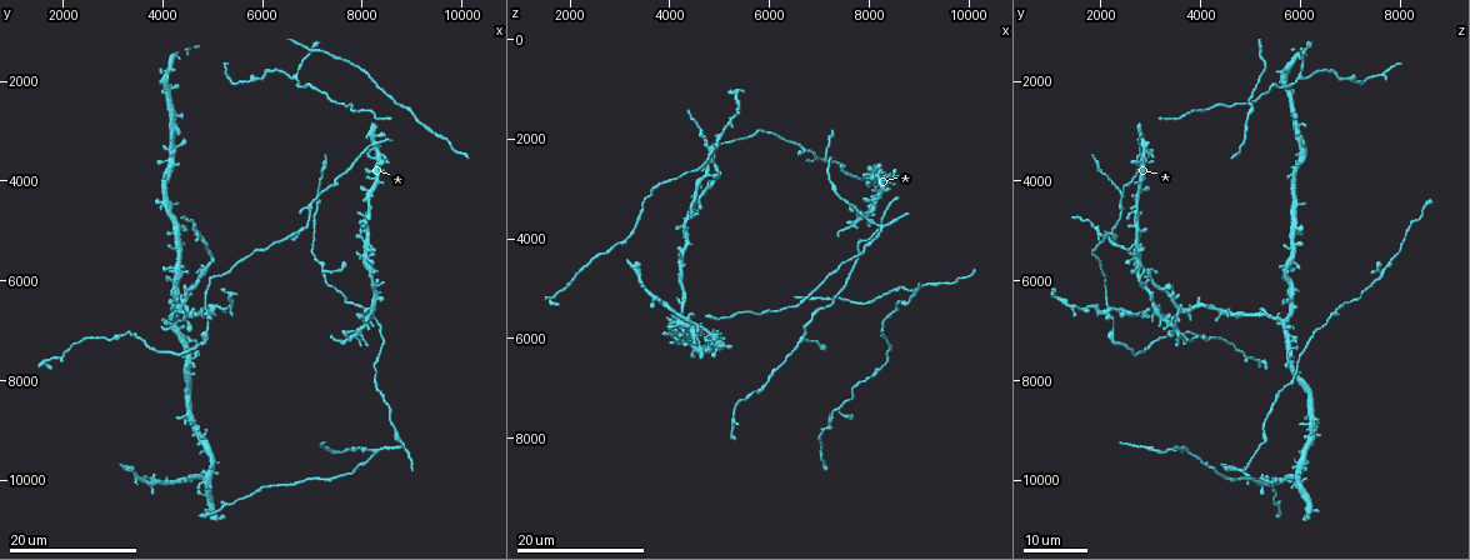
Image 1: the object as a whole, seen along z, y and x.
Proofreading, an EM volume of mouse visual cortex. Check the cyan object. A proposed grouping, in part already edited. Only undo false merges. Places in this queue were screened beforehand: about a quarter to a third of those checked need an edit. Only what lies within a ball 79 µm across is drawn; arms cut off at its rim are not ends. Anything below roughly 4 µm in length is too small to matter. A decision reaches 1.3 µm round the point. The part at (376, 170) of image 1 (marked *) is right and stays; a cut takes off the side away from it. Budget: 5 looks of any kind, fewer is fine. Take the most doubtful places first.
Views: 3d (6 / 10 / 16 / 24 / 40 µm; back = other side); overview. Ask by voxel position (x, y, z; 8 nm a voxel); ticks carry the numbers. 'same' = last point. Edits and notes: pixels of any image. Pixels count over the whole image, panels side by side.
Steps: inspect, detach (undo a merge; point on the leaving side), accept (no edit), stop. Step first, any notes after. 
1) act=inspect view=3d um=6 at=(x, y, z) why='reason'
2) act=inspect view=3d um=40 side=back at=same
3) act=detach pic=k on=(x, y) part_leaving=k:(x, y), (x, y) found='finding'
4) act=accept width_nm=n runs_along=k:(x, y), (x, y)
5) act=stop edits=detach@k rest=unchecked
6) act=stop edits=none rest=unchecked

act=inspect view=3d um=24 at=(7100, 4200, 2400)

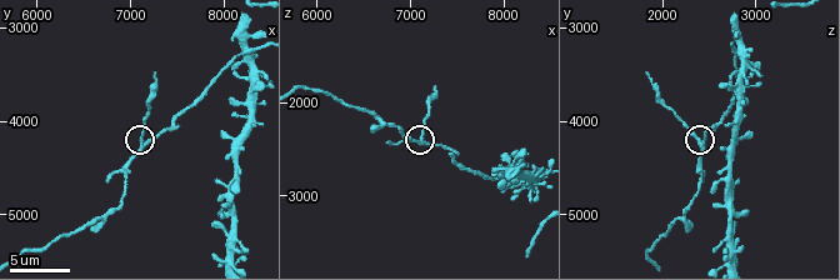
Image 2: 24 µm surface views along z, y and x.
act=inspect view=3d um=10 at=(7150, 4250, 2400)

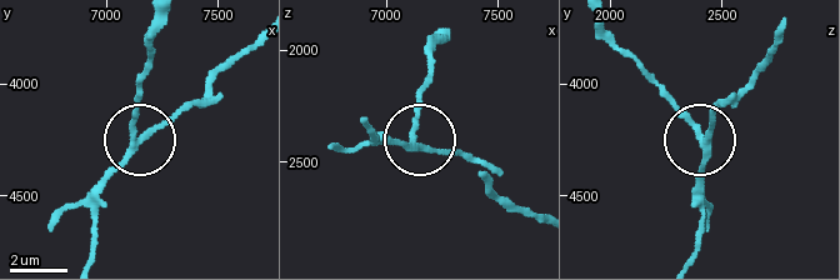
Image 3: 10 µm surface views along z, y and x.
act=detach pic=3 on=(134, 110) part_leaving=3:(129, 141), (155, 23) found='two neurons meet here'

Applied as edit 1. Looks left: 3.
act=inspect view=overview

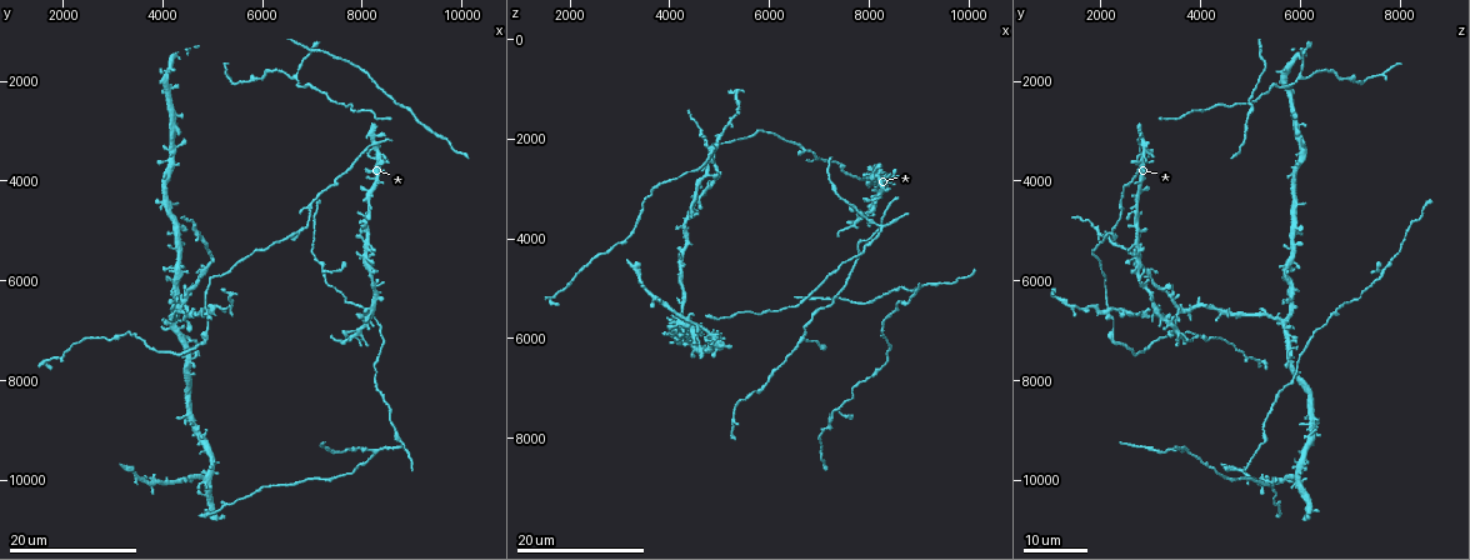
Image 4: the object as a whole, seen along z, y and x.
act=inspect view=3d um=24 at=(7250, 5800, 7650) why='three-way junction'

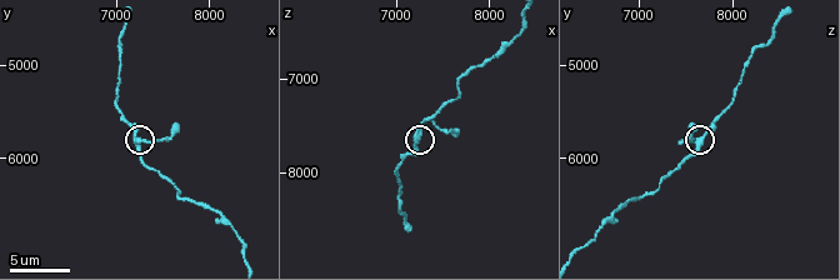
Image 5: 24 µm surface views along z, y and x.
act=inspect view=3d um=10 at=same

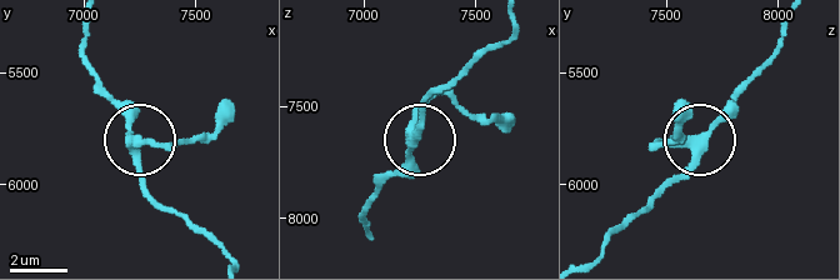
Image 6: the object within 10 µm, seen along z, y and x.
act=accept arms=3 found='all the same neuron'

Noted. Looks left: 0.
act=stop edits=detach@3 rest=unchecked

